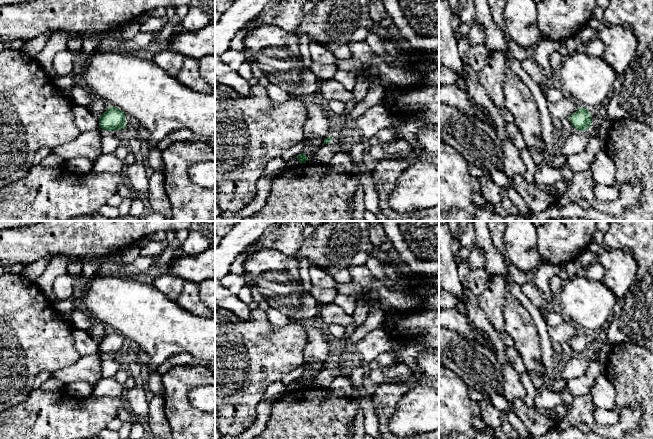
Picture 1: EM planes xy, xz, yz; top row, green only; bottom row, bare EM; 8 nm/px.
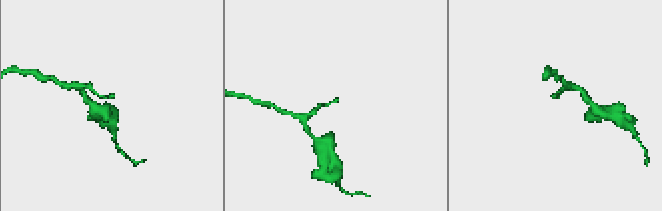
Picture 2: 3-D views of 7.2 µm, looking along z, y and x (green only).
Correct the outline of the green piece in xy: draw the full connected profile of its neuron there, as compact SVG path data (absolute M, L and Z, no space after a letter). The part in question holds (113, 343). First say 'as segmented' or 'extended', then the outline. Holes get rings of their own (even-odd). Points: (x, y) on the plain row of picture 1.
as segmented; M109 331L99 341L99 351L104 355L118 355L126 351L125 338L115 331Z

